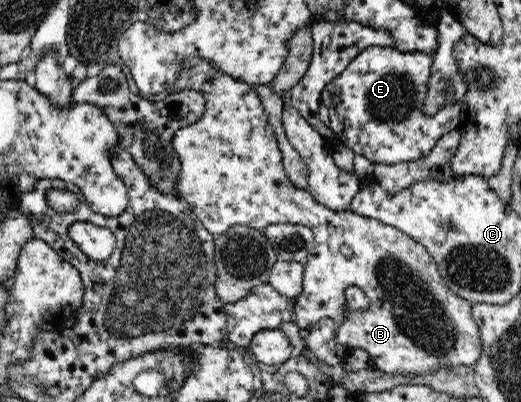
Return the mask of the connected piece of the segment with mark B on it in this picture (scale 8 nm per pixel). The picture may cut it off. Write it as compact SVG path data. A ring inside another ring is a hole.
M220 73L219 76L212 78L211 88L212 92L208 94L205 111L200 117L200 120L197 120L194 124L188 125L187 127L181 128L172 135L172 149L176 151L176 155L178 155L178 159L180 159L180 165L182 165L182 168L180 168L180 176L178 176L178 184L176 184L176 193L178 193L178 197L182 201L187 203L192 213L198 217L202 225L213 235L219 235L222 231L226 231L229 227L234 225L246 226L260 231L266 229L270 224L300 224L310 228L310 231L312 231L315 236L315 246L317 250L314 250L312 254L308 255L303 264L303 292L300 292L300 296L291 301L289 305L288 316L293 317L295 326L297 326L298 329L311 329L321 318L328 317L336 319L336 321L338 321L338 343L348 350L363 348L370 355L371 368L387 372L388 374L405 374L406 376L410 376L410 374L428 374L428 372L438 370L438 368L452 368L452 366L460 366L460 364L462 366L474 367L476 360L480 358L481 348L479 328L471 315L473 302L461 299L460 296L457 296L446 287L443 278L440 276L439 268L433 256L426 250L426 247L406 233L392 226L380 223L380 220L370 219L350 210L344 212L332 211L331 208L327 208L327 206L316 202L316 199L312 197L307 190L297 188L289 180L288 174L283 166L283 157L280 148L278 148L275 132L269 123L268 115L264 110L264 105L256 89L252 88L250 84L228 76L226 73ZM350 286L357 286L366 293L366 297L369 299L367 311L356 311L355 313L342 315L346 302L344 293Z

